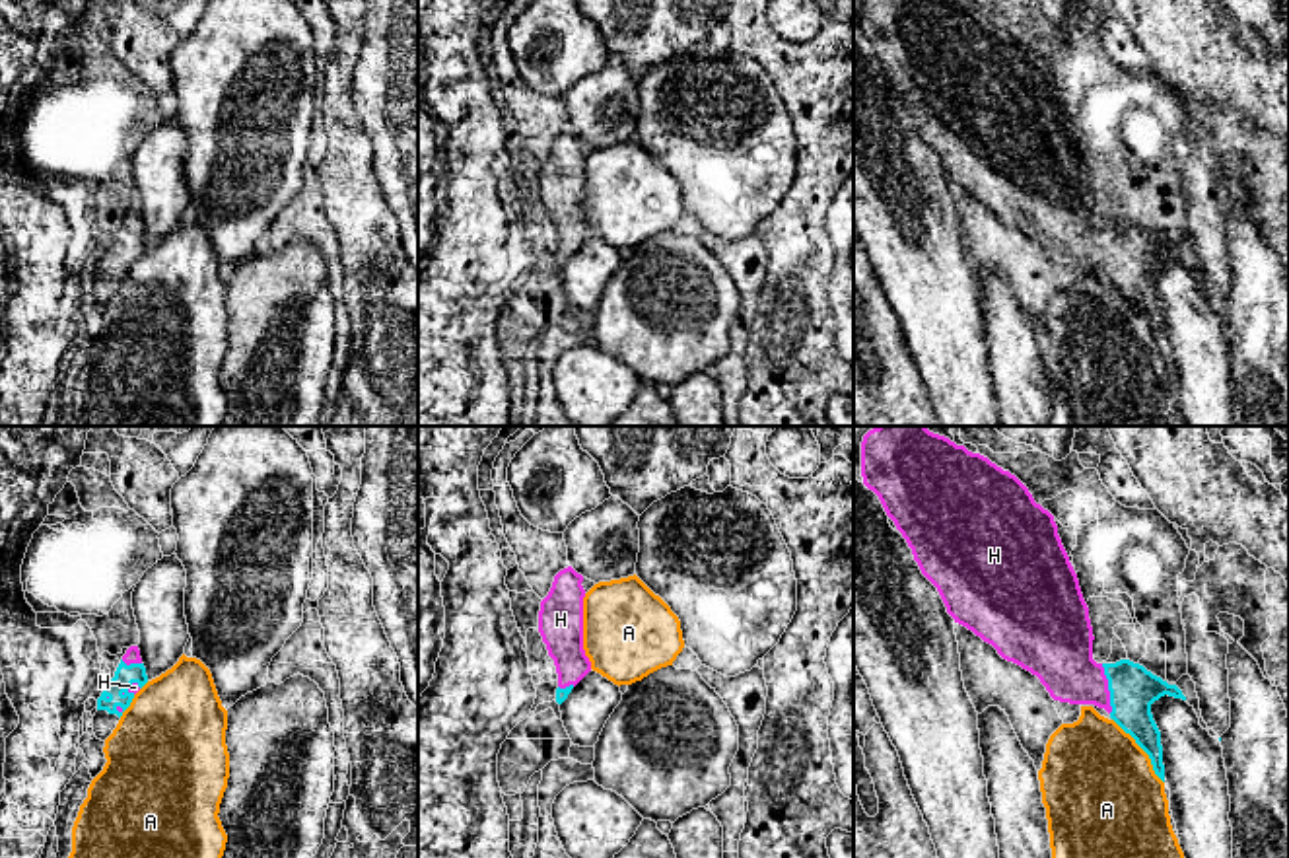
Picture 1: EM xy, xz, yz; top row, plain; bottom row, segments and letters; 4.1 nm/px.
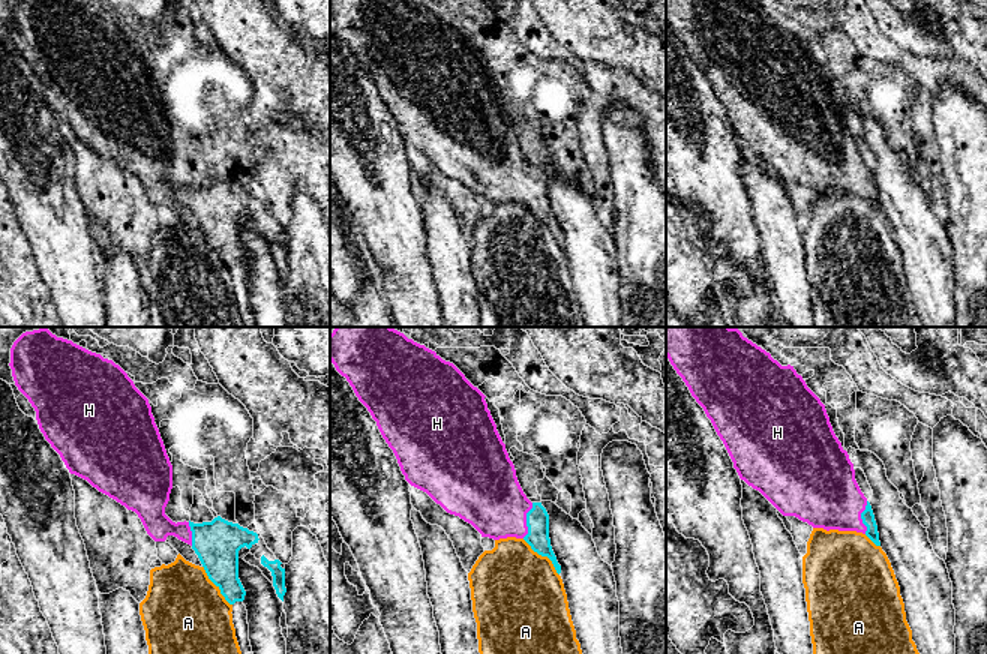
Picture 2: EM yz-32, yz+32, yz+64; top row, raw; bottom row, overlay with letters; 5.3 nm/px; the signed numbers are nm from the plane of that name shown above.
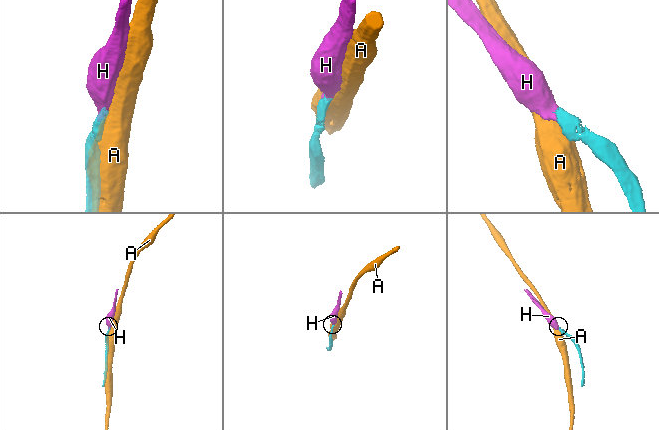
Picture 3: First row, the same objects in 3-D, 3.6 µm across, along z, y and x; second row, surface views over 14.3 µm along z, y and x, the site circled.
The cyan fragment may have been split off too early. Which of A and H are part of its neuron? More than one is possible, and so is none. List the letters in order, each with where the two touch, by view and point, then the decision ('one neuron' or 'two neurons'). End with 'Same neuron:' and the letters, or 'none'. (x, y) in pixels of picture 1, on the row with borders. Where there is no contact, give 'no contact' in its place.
A: meets cyan in yz at (1144, 750); two neurons
H: meets cyan in yz at (1109, 689); one neuron
Same neuron: H

